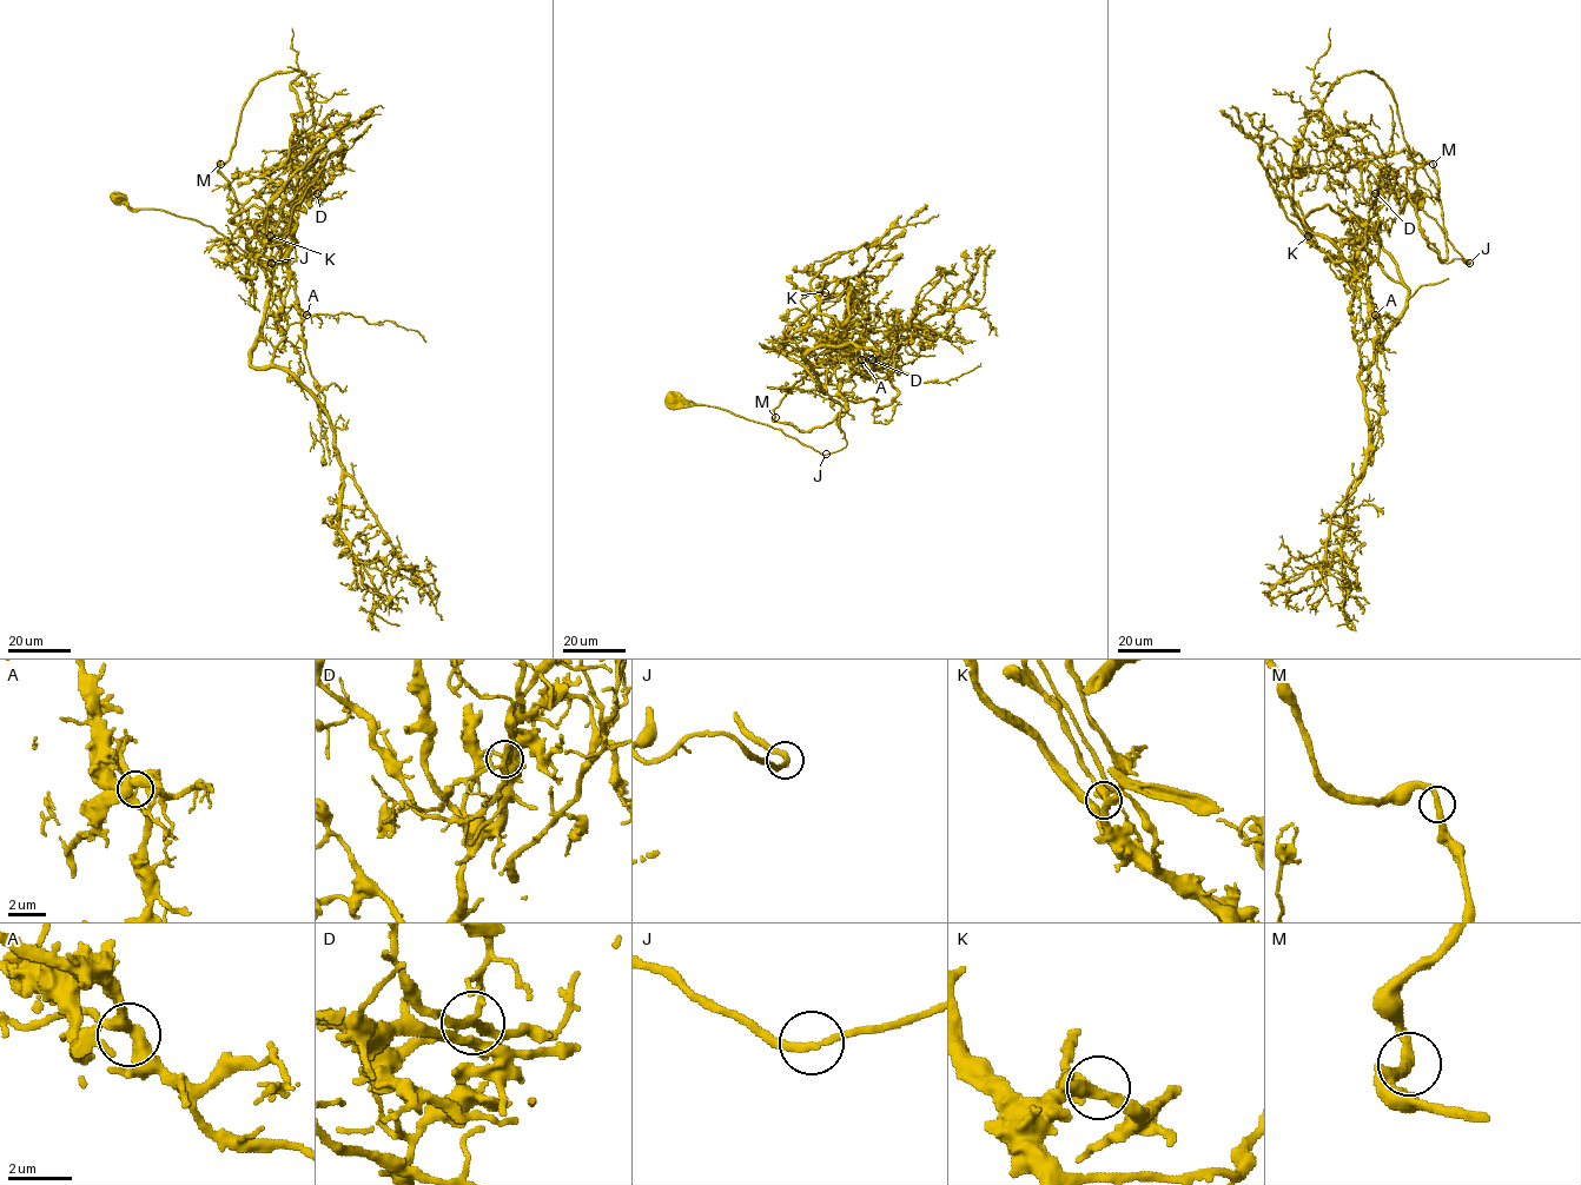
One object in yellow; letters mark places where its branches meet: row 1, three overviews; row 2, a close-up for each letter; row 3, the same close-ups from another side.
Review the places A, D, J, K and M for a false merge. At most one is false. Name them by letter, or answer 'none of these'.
D

